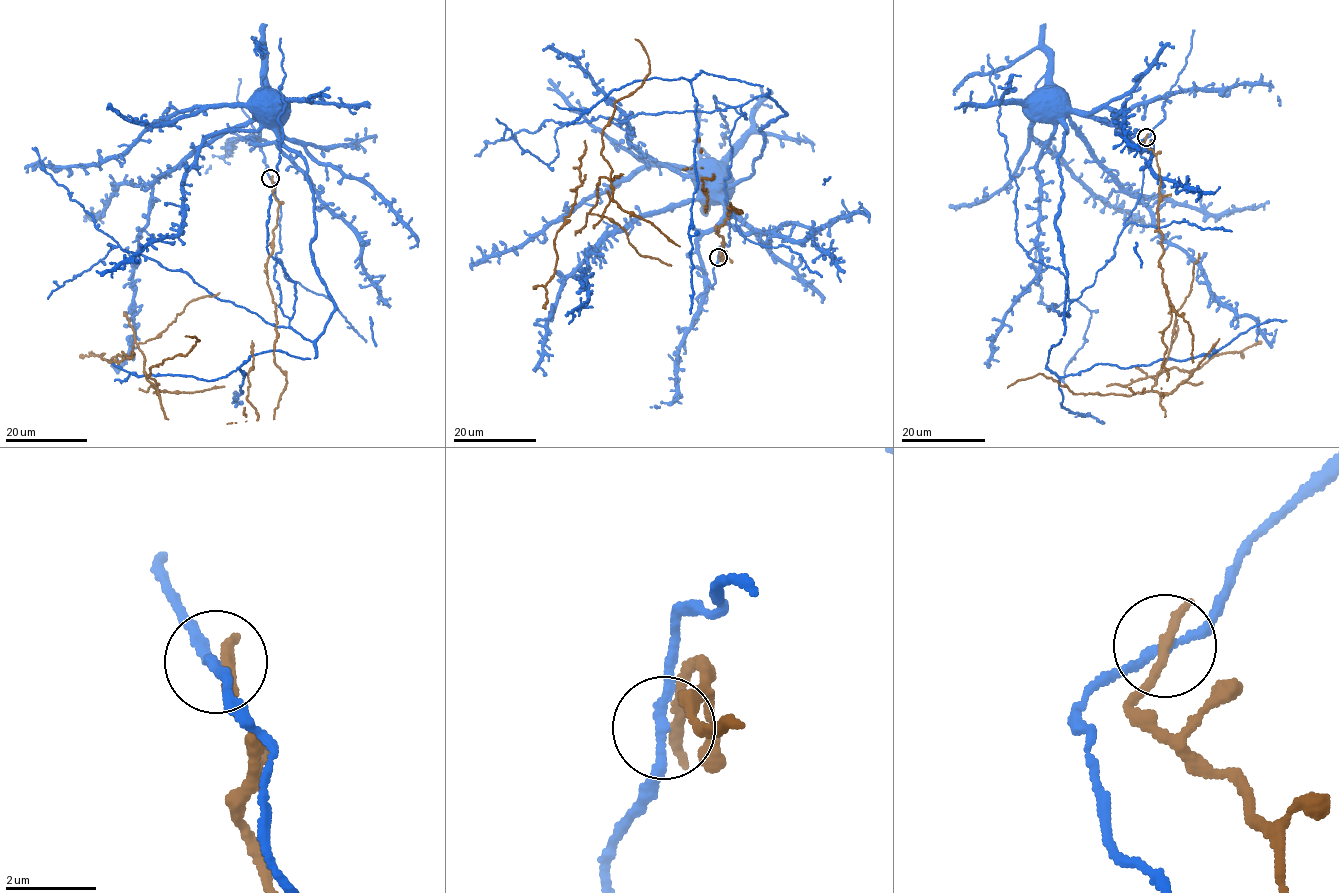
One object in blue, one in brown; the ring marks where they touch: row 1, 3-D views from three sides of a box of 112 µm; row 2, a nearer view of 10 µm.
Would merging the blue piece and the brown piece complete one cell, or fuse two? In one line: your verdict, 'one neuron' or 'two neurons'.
two neurons

